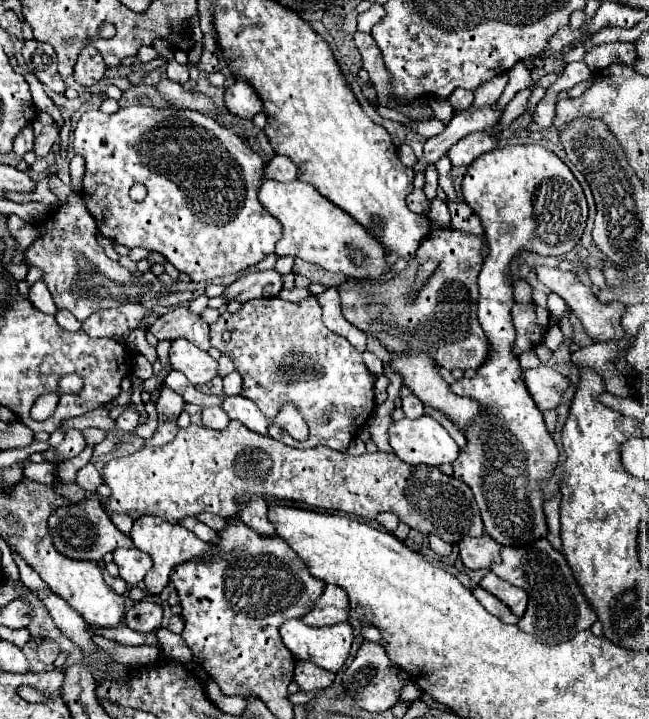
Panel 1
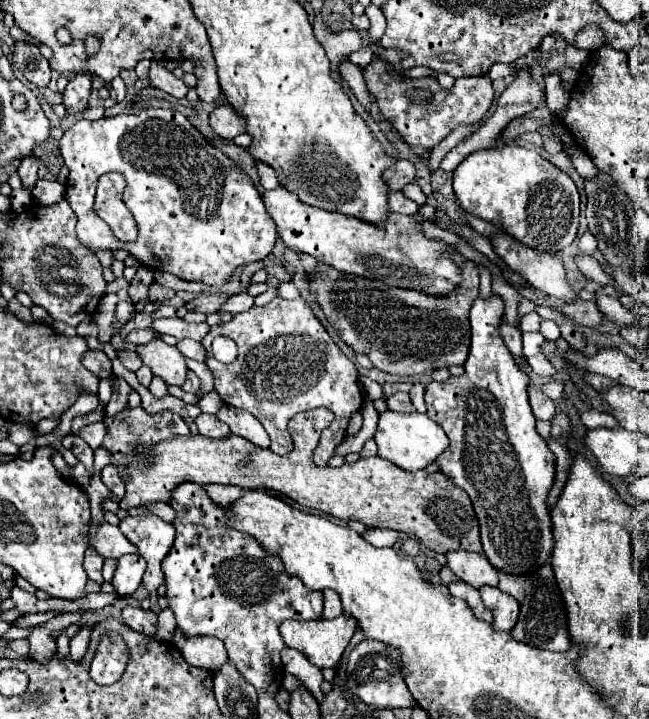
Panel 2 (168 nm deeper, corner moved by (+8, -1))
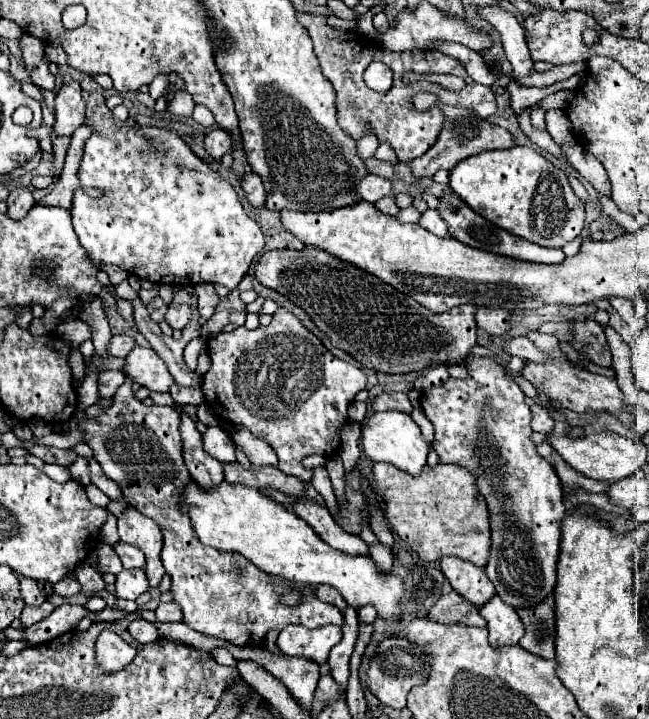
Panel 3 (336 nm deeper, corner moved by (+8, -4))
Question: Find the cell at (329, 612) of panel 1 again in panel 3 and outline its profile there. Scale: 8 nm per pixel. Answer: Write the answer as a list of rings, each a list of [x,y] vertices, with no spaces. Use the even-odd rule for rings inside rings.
[[[318,586],[318,588],[316,588],[316,594],[318,594],[318,598],[320,598],[322,602],[328,602],[328,604],[336,606],[340,612],[346,610],[346,600],[344,600],[344,598],[338,594],[338,590],[334,590],[332,586]]]

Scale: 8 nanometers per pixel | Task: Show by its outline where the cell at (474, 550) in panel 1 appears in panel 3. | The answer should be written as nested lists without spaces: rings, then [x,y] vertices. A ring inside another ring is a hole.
[[[450,556],[440,560],[440,570],[448,578],[452,588],[458,590],[458,594],[462,594],[478,608],[496,594],[494,584],[490,582],[490,578],[486,578],[484,568],[474,566],[472,562]]]

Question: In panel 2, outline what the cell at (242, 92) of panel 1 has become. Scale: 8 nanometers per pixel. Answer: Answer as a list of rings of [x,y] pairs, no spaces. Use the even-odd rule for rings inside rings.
[[[220,105],[210,115],[210,127],[222,139],[234,139],[236,135],[244,133],[244,119],[234,111],[234,107]]]

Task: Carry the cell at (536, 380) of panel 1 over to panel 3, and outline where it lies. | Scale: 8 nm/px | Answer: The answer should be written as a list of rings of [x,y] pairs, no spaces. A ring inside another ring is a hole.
[[[534,404],[530,408],[532,408],[532,430],[550,434],[552,428],[554,428],[554,420],[550,418],[548,410],[544,406],[538,406],[538,404]]]

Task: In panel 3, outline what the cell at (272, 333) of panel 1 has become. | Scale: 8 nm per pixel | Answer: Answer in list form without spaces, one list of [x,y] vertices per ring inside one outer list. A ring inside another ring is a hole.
[[[278,308],[268,326],[260,324],[254,330],[240,326],[232,332],[220,332],[212,336],[208,344],[212,366],[202,376],[202,392],[208,408],[212,408],[212,412],[220,418],[242,424],[258,438],[266,440],[278,454],[278,466],[284,474],[292,474],[304,482],[310,482],[314,470],[304,468],[300,462],[310,454],[332,456],[340,450],[340,432],[342,426],[350,420],[348,406],[352,404],[354,396],[366,386],[364,370],[330,354],[320,338],[316,338],[286,308]]]

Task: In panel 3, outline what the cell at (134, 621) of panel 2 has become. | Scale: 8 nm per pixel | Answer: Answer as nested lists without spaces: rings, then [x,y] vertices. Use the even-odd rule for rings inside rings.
[[[134,618],[128,626],[128,632],[140,642],[140,644],[148,644],[152,640],[158,638],[158,628],[154,622],[148,622],[144,618]]]

